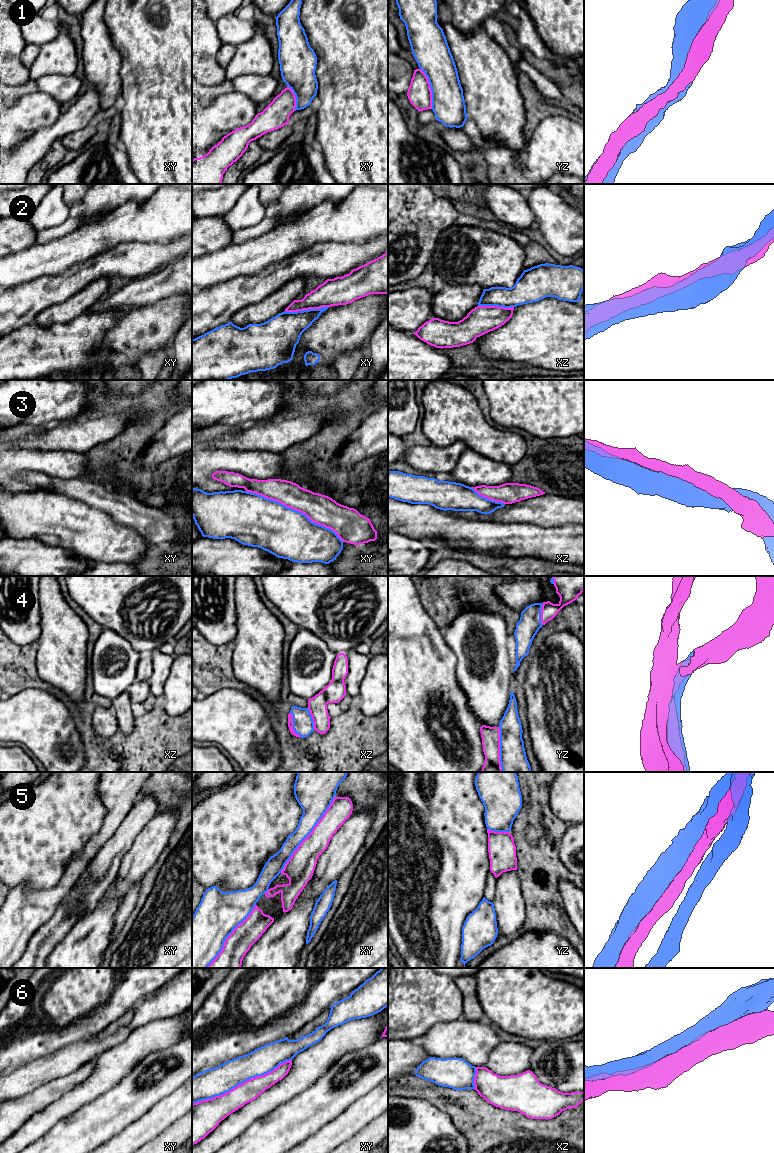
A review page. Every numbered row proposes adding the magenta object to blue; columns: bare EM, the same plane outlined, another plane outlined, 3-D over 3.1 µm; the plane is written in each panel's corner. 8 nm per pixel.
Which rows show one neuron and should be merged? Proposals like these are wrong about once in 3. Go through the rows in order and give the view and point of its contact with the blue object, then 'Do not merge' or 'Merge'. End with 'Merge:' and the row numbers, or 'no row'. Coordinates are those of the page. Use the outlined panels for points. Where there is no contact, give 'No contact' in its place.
1: Touches blue at yz (430, 87). Merge
2: Touches blue at xy (306, 310). Merge
3: Touches blue at xy (295, 510). Do not merge
4: Touches blue at yz (500, 749). Merge
5: Touches blue at xy (308, 834). Do not merge
6: Touches blue at xy (241, 1083). Merge
Merge: 1, 2, 4, 6

